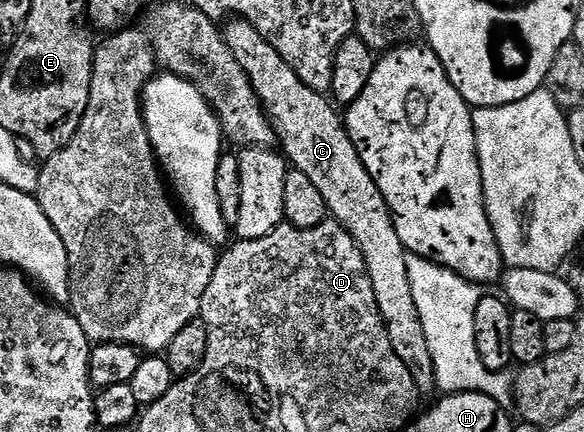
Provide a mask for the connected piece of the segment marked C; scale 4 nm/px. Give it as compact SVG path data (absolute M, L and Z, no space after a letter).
M232 18L223 25L224 41L230 46L230 54L242 66L246 78L250 78L253 90L264 104L272 122L272 129L276 132L276 138L282 147L283 155L289 165L295 171L306 174L314 186L318 186L322 198L326 198L326 206L331 219L341 224L354 238L354 242L362 250L362 256L366 258L366 268L370 274L370 282L374 282L374 298L378 298L378 310L382 314L382 322L386 322L386 334L390 334L390 342L394 342L394 354L402 358L406 370L410 370L410 378L414 378L416 388L421 394L437 391L436 375L434 374L434 358L430 358L430 346L426 343L426 329L422 327L422 318L418 314L418 305L414 303L414 289L410 287L410 273L406 271L406 258L410 254L405 248L402 238L398 238L398 230L394 226L392 212L386 206L386 198L382 198L382 190L370 178L370 170L362 162L354 142L350 138L348 128L344 125L344 116L338 111L337 105L325 93L318 90L310 90L294 70L290 70L290 62L258 34L258 30L248 20Z

